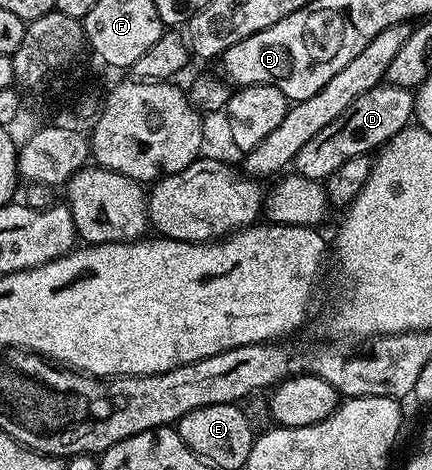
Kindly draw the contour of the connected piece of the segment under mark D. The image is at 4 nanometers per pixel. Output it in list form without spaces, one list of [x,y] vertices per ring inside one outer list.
[[[388,83],[360,94],[335,121],[329,122],[301,147],[293,160],[293,171],[304,178],[325,182],[333,172],[340,170],[340,166],[344,166],[344,162],[348,162],[348,158],[381,149],[415,119],[414,98],[411,89]]]

